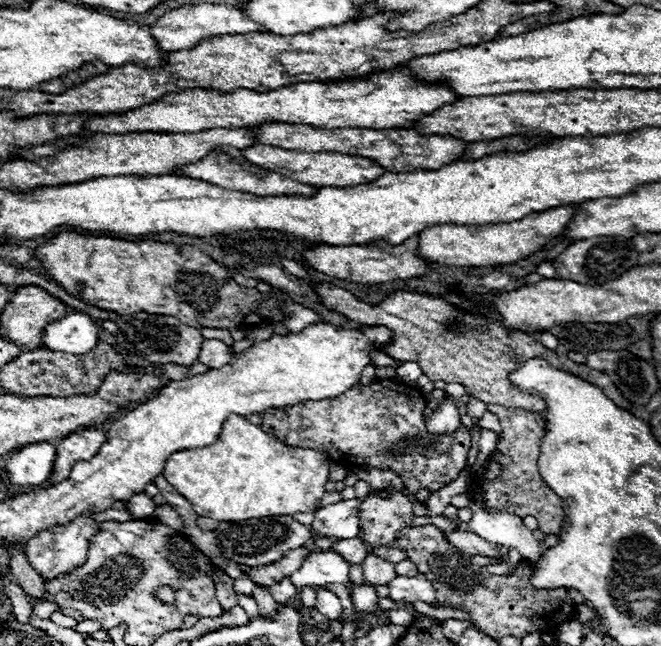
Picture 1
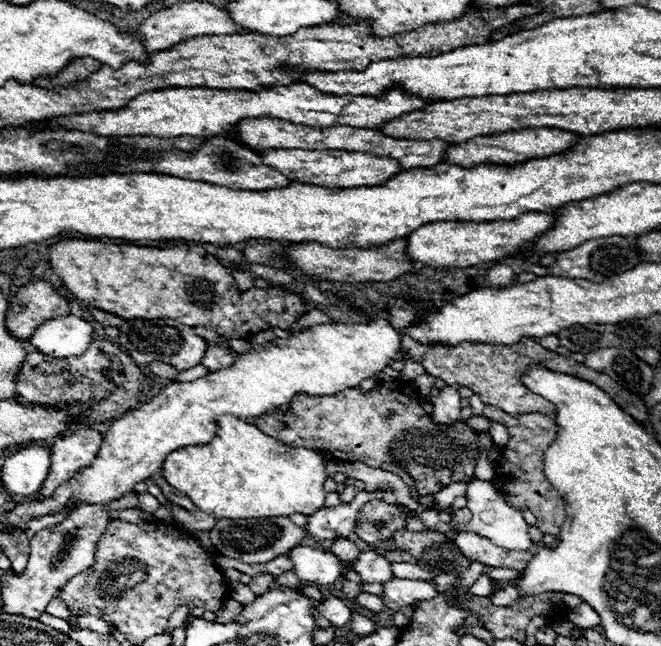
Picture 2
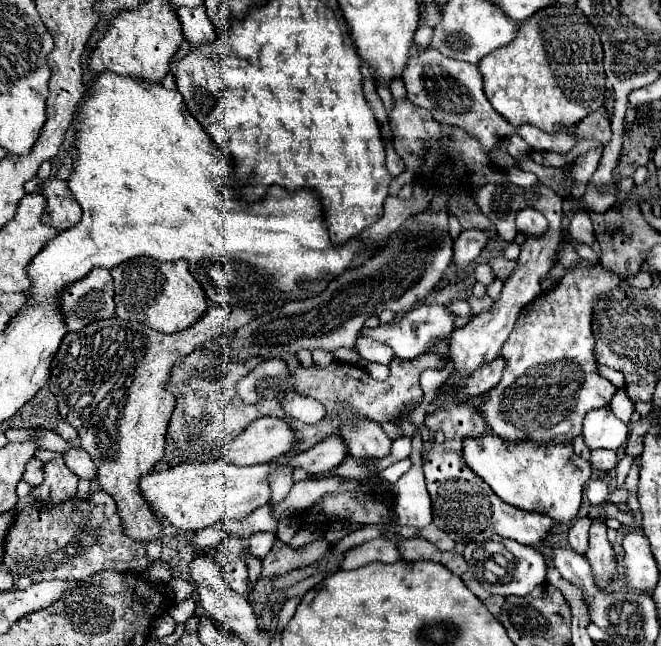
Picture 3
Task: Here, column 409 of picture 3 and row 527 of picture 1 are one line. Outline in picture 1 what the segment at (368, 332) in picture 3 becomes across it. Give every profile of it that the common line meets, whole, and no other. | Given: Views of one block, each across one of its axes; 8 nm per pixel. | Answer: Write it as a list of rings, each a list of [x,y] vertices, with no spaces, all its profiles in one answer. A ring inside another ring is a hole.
[[[358,498],[322,506],[316,510],[312,530],[318,536],[328,536],[338,540],[358,538],[358,508],[360,508]]]

